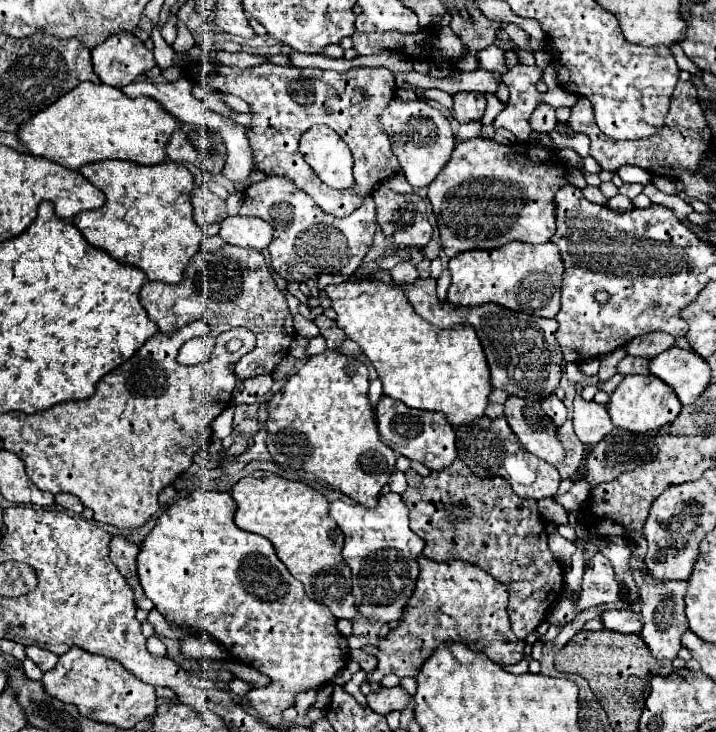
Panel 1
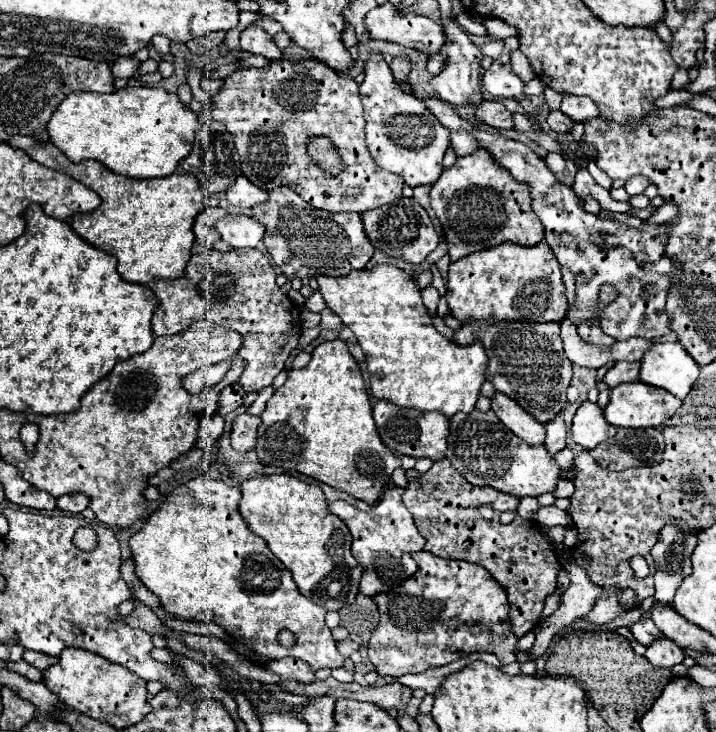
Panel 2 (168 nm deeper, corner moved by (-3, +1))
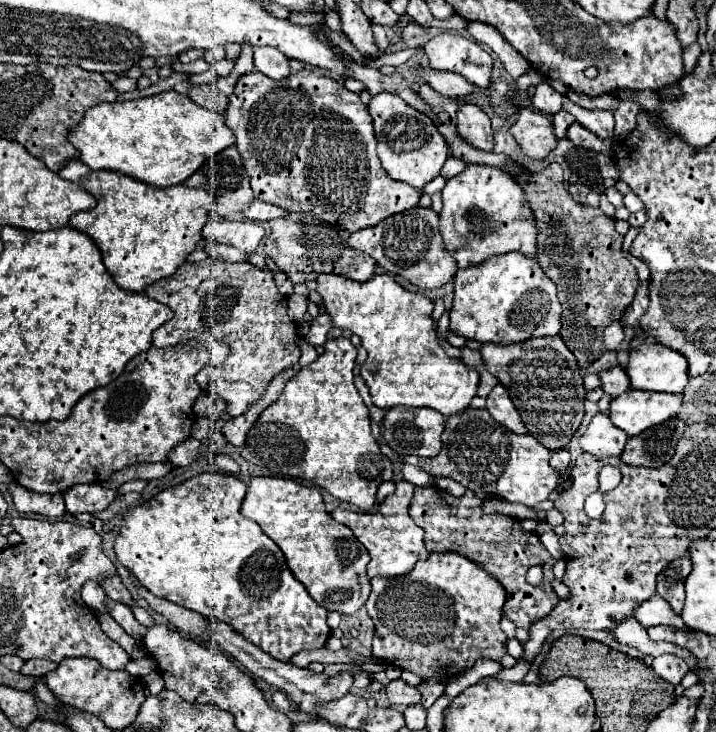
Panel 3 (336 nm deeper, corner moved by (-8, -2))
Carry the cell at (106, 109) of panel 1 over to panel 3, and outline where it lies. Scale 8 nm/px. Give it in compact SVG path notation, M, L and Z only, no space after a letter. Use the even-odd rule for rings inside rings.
M165 91L161 95L145 99L123 103L99 103L97 107L91 107L79 123L79 127L71 131L69 141L81 151L81 161L91 169L119 171L155 187L169 187L185 183L185 179L191 177L207 159L217 155L221 149L231 147L235 143L235 135L225 125L223 115L193 103L187 95Z

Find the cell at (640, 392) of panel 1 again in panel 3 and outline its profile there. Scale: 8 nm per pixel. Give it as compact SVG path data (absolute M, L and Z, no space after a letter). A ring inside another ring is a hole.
M629 389L611 401L609 419L615 427L633 437L653 425L667 421L669 417L675 417L681 403L681 395L657 395L653 391Z

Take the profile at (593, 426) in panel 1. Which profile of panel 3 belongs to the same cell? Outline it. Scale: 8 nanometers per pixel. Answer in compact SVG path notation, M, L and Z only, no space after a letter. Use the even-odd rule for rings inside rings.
M599 413L591 419L587 433L579 439L581 449L585 453L597 455L597 457L611 457L611 455L621 455L629 435L621 429L617 429L607 415Z

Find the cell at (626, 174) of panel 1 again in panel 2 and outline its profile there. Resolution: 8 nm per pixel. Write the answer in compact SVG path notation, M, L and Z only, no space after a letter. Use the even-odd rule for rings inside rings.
M632 176L632 180L626 180L624 188L630 196L636 196L636 194L642 194L648 186L648 178L646 176Z

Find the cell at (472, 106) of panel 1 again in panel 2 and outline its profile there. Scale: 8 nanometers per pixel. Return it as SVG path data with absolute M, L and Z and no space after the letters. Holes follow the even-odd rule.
M482 100L482 104L476 104L476 108L474 108L474 116L478 122L484 122L488 126L514 128L510 112L498 100Z

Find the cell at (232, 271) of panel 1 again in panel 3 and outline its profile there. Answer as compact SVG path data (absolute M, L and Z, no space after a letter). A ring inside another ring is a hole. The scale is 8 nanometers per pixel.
M207 257L205 261L199 263L181 265L169 279L159 279L157 283L151 283L145 289L145 295L159 303L165 303L175 313L171 321L167 321L163 327L153 331L155 347L173 347L189 339L201 341L211 335L215 335L217 341L223 341L231 347L231 357L227 357L223 363L219 363L213 369L201 369L197 375L199 387L203 391L221 397L227 403L227 413L231 417L245 413L251 407L251 403L263 395L269 381L279 371L299 361L299 347L295 343L299 335L297 325L287 317L287 297L277 291L271 269L263 271L251 263L225 263Z

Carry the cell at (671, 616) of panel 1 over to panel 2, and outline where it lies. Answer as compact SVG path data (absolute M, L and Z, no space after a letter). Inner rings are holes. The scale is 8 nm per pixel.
M660 636L660 640L652 640L652 644L648 644L644 656L654 666L672 668L684 660L684 650L680 650L680 646L676 642L672 642L670 638Z

